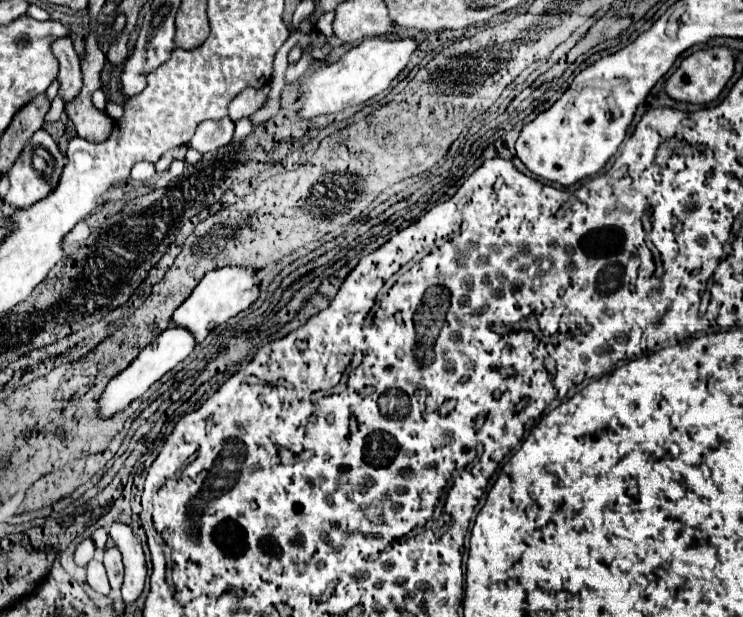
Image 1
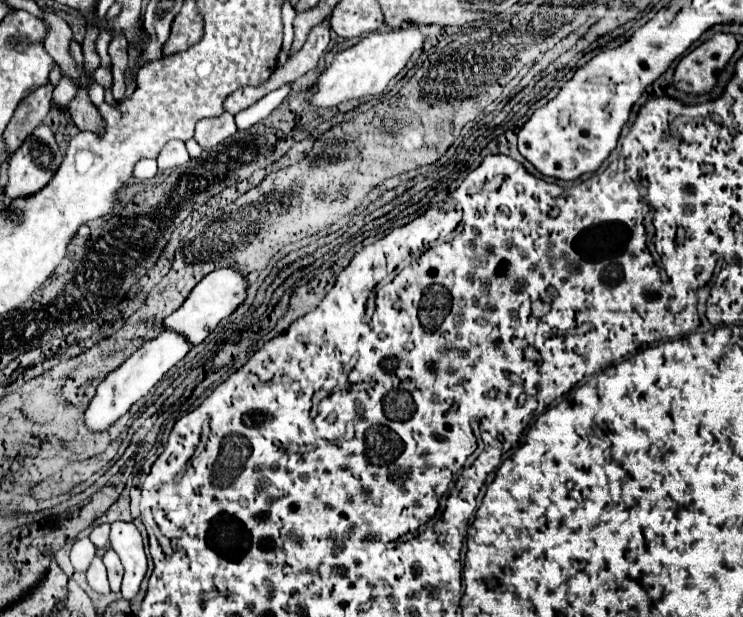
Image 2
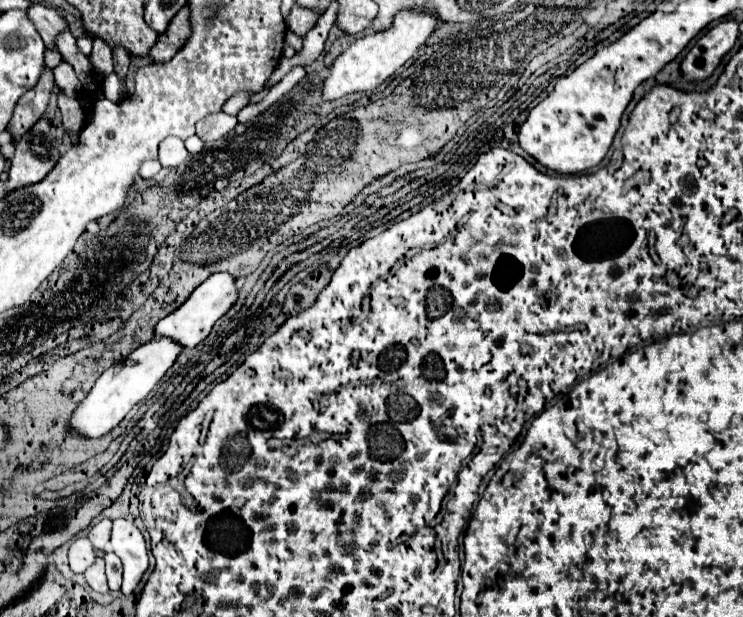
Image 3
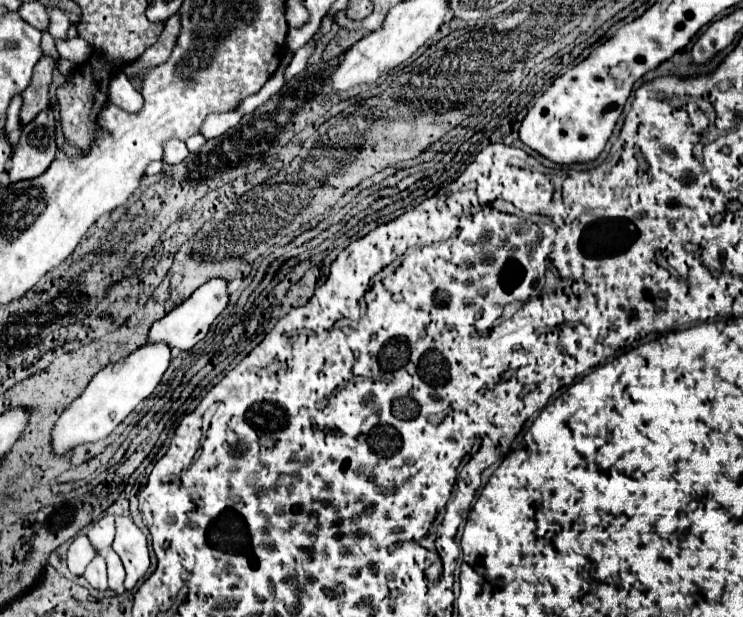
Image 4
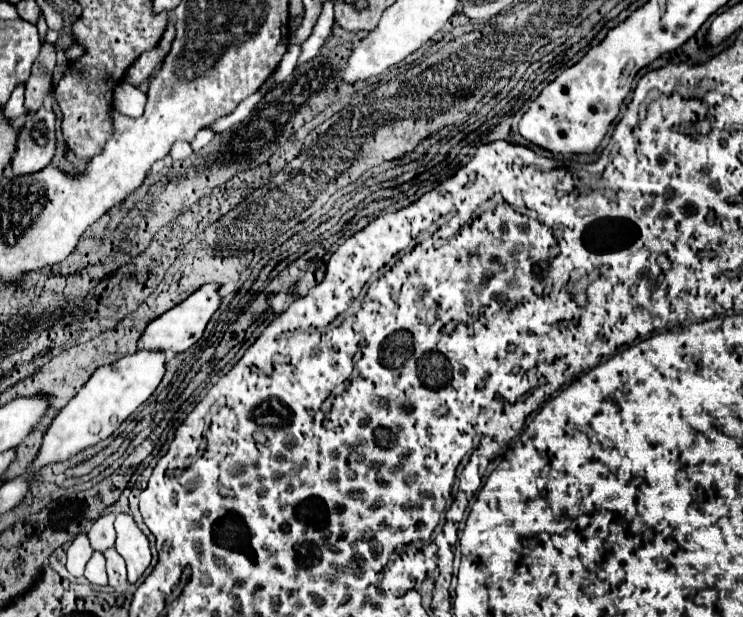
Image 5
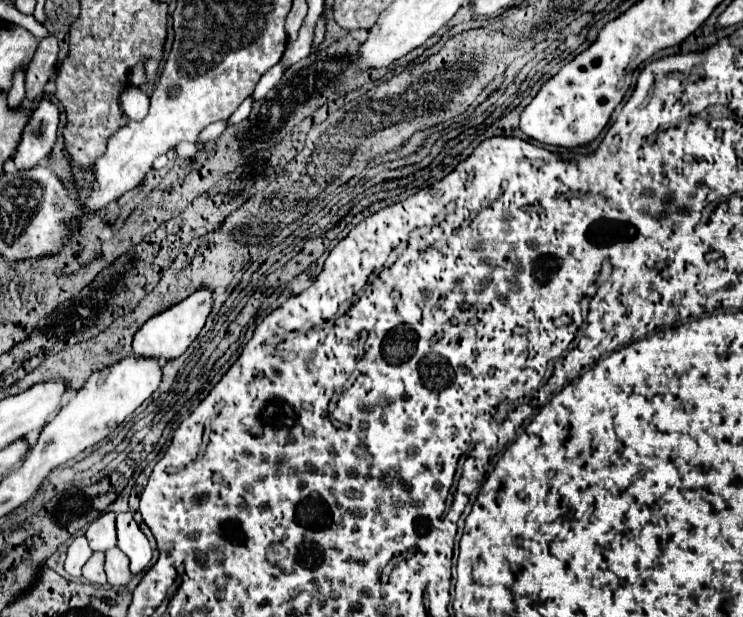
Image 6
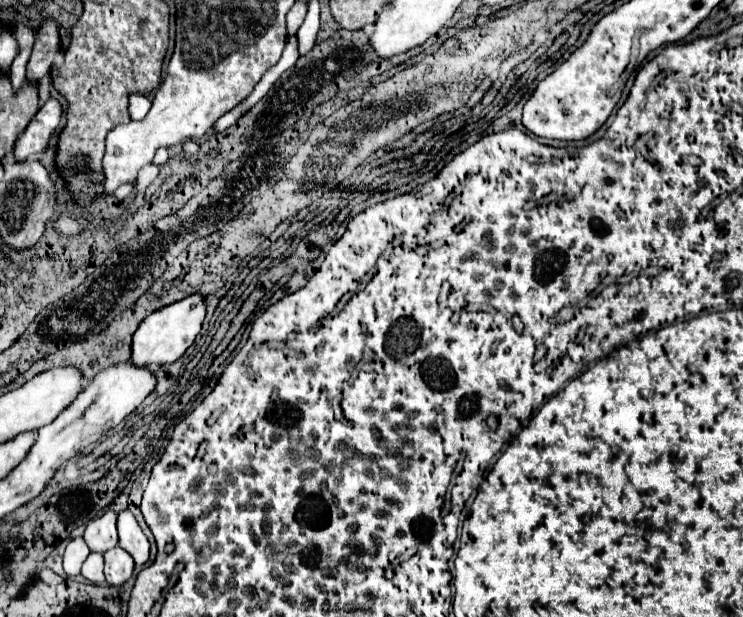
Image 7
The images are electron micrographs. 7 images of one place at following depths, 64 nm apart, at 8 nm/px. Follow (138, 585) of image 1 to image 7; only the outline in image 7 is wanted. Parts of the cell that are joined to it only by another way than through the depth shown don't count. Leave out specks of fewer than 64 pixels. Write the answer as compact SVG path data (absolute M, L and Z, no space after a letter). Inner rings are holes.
M130 510L118 512L118 536L120 536L118 544L132 554L138 566L150 558L150 542Z

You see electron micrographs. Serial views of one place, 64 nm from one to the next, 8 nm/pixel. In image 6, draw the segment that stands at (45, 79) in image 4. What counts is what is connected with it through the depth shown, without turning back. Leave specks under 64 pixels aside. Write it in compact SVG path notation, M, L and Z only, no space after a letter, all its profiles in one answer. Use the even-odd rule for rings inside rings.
M54 34L38 42L38 50L26 70L26 98L36 100L50 78L50 70L58 58L58 40Z

